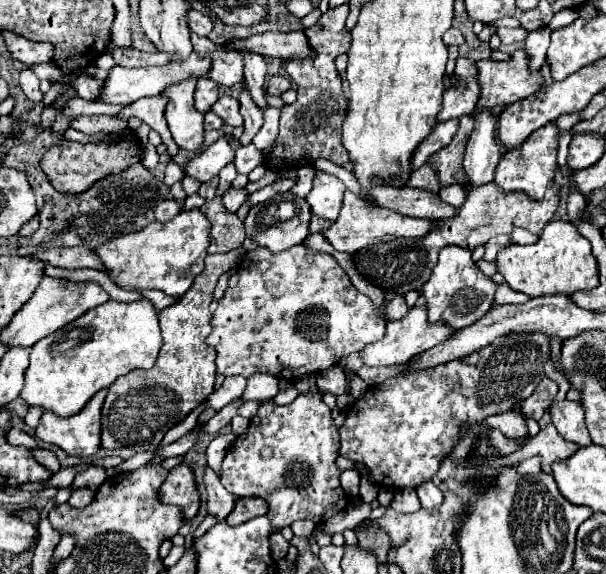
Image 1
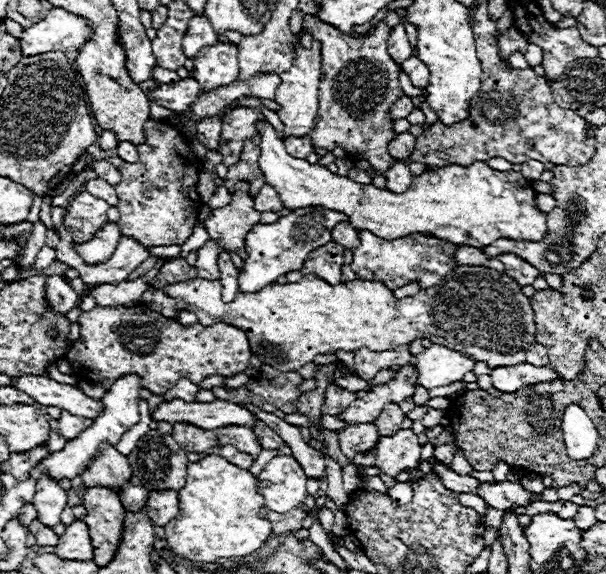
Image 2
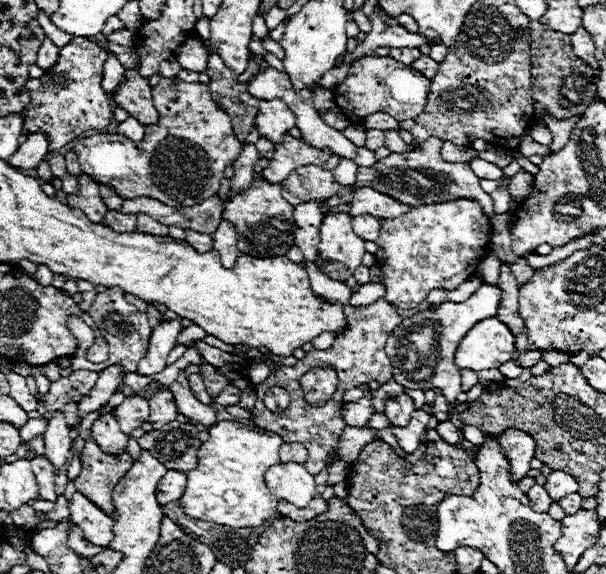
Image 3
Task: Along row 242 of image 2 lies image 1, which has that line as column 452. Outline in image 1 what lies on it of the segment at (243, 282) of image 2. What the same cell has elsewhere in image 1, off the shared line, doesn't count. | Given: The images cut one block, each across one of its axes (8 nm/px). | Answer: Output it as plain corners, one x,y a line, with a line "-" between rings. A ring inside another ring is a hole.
446,246
440,250
440,260
430,280
422,288
428,306
428,320
438,322
442,318
452,328
464,328
480,320
480,316
484,316
492,306
494,292
496,284
490,278
486,278
482,270
476,266
476,262
472,260
472,252
460,246

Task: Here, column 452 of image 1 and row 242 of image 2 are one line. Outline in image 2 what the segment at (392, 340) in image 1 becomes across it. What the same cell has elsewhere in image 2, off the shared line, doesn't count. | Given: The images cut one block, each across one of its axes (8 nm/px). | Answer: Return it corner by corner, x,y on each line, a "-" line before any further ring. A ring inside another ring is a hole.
328,242
320,246
320,250
312,250
308,258
304,260
304,266
300,270
302,276
306,274
316,274
324,282
330,282
336,286
340,282
340,268
342,268
342,246
336,246
336,242

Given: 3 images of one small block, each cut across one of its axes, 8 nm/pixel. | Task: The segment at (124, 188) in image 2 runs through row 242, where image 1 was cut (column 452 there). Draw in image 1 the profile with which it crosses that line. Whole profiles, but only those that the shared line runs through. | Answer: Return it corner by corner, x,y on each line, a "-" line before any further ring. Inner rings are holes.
462,116
460,132
456,134
456,140
452,140
452,144
444,148
444,152
436,152
436,156
428,160
428,164
432,164
436,174
440,176
442,186
450,186
450,184
466,186
468,184
468,180
464,180
462,158
464,158
464,144
468,140
468,134
472,132
472,124
474,124
472,116

